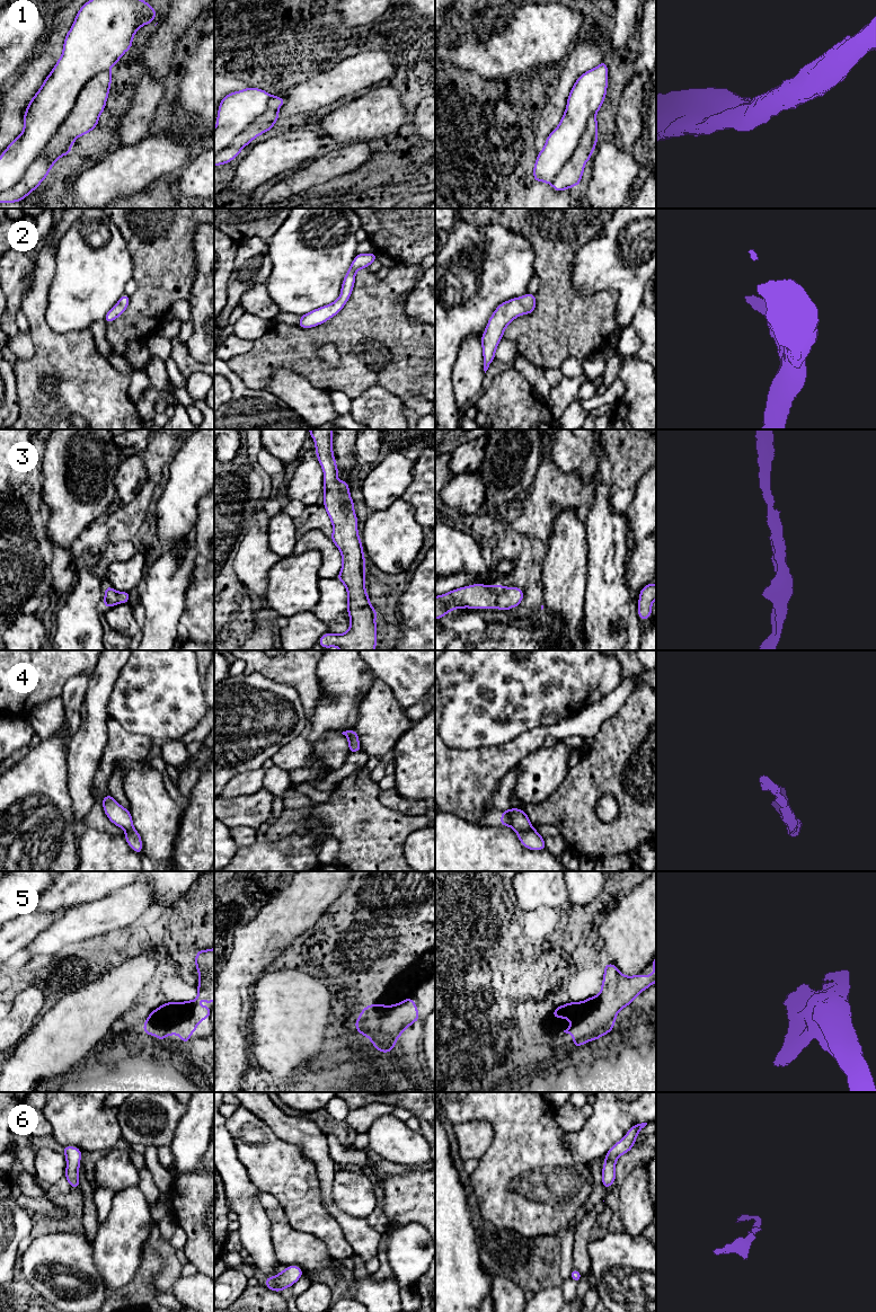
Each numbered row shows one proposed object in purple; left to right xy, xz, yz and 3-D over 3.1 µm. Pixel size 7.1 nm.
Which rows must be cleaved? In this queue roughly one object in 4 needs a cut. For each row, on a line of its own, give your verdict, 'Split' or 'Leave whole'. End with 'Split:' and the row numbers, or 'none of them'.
1: Split
2: Leave whole
3: Leave whole
4: Leave whole
5: Split
6: Leave whole
Split: 1, 5

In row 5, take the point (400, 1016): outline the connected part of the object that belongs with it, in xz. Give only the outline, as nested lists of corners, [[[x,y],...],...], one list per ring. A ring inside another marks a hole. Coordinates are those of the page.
[[[413,998],[391,1005],[391,1009],[382,1020],[383,1035],[389,1035],[393,1041],[393,1046],[389,1047],[390,1051],[393,1051],[395,1044],[402,1035],[402,1031],[419,1019],[418,1008],[415,1005]]]

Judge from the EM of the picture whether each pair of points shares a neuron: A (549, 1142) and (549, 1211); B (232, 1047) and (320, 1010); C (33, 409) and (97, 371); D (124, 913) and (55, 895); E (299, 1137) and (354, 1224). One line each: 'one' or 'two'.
A: one
B: two
C: one
D: two
E: one

